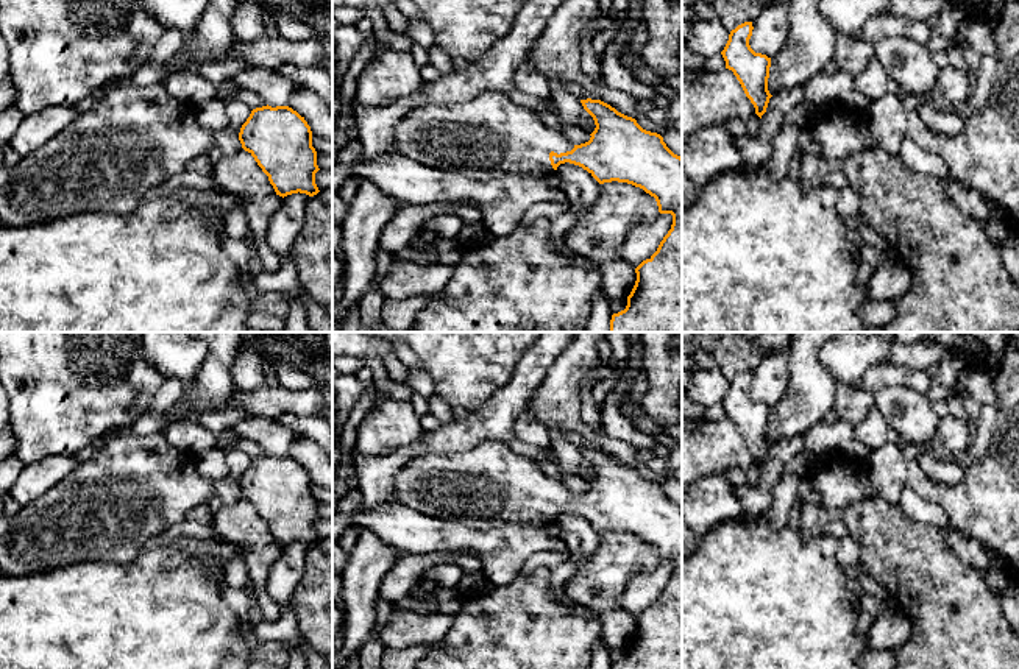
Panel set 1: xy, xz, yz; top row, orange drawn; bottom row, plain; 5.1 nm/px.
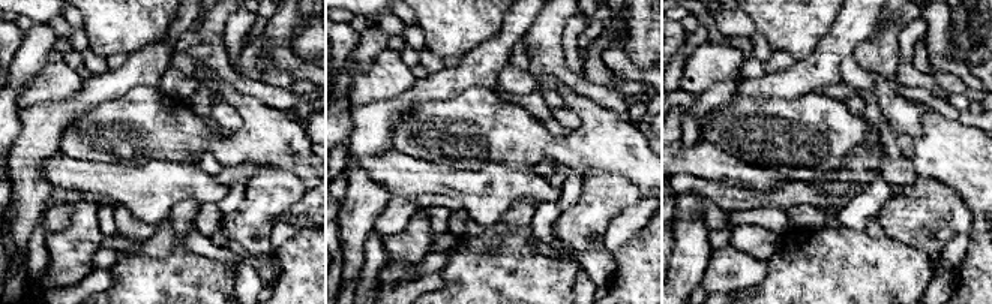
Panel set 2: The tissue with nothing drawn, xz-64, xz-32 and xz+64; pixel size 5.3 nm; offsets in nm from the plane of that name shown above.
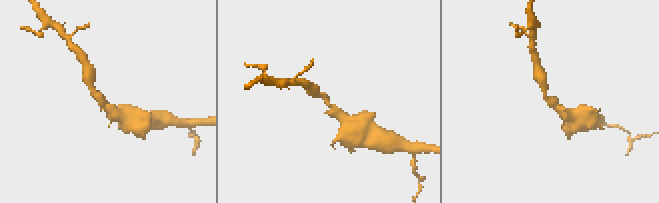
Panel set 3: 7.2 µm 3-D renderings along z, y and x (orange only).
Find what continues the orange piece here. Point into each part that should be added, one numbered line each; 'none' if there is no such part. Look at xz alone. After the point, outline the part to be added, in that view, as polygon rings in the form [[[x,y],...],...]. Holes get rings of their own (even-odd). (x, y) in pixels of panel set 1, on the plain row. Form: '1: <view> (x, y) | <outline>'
1: xz (482, 488) | [[[484,441],[460,454],[423,454],[395,476],[396,502],[435,519],[460,522],[476,530],[492,530],[506,522],[543,526],[554,521],[549,502],[571,501],[574,494],[545,474],[537,460],[509,449],[502,441]]]

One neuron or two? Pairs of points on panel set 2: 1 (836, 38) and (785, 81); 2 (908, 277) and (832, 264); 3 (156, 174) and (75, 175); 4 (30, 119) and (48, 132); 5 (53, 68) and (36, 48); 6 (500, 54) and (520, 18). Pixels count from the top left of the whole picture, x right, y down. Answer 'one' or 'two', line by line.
1: one
2: one
3: one
4: one
5: two
6: one

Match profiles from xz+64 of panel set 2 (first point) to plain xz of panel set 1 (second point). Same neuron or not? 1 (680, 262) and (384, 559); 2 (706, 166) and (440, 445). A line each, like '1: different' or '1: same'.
1: same
2: different

